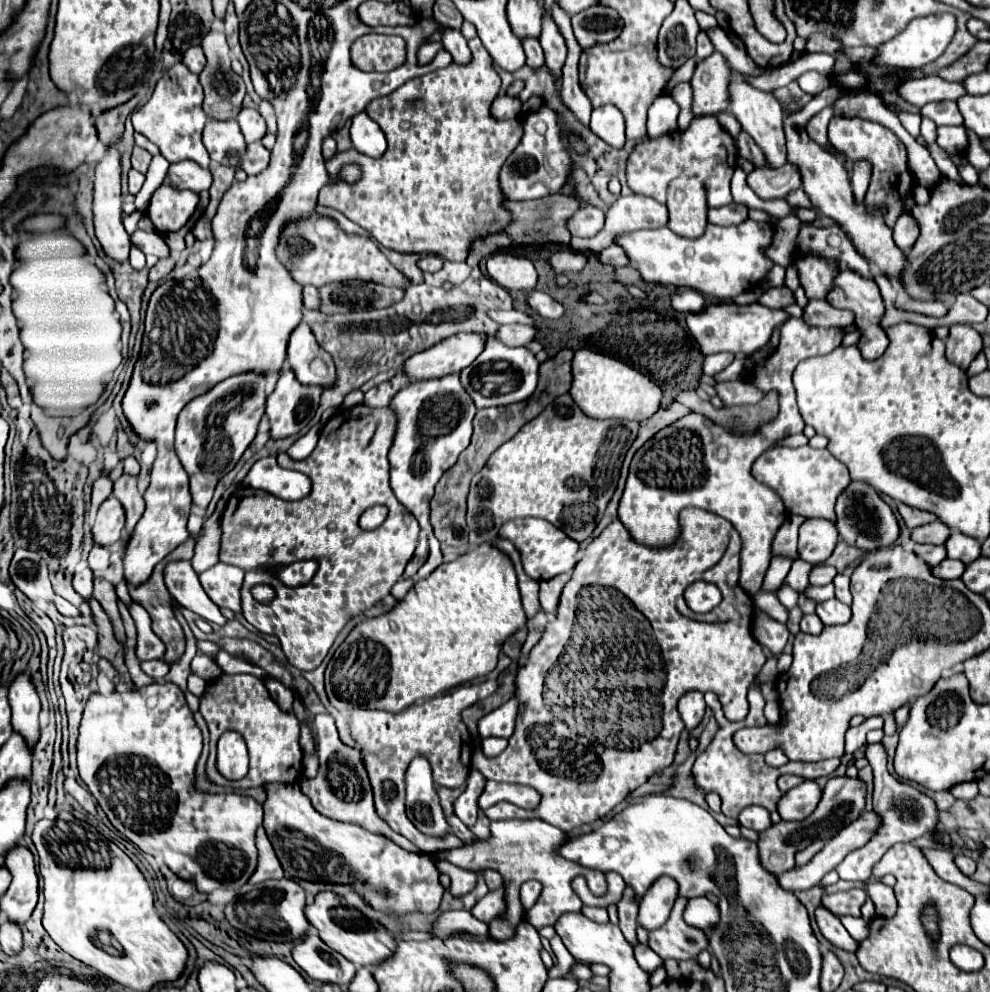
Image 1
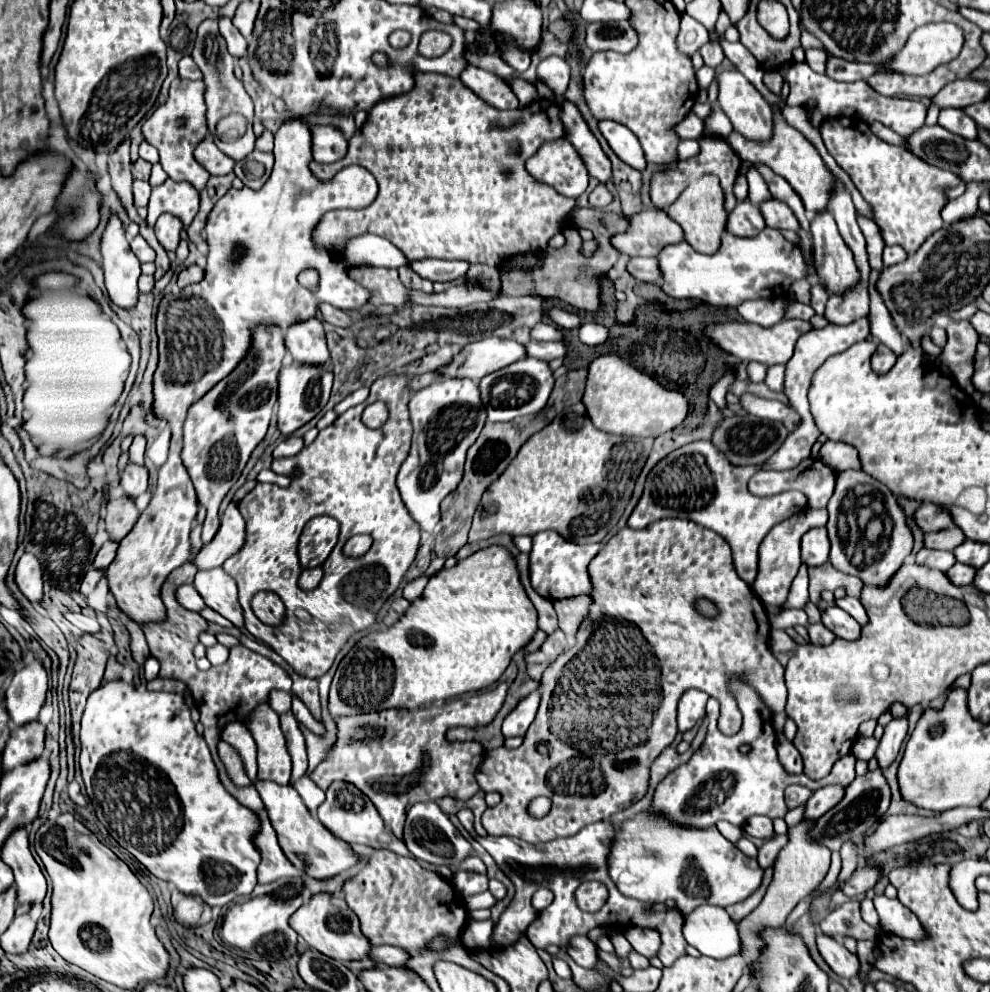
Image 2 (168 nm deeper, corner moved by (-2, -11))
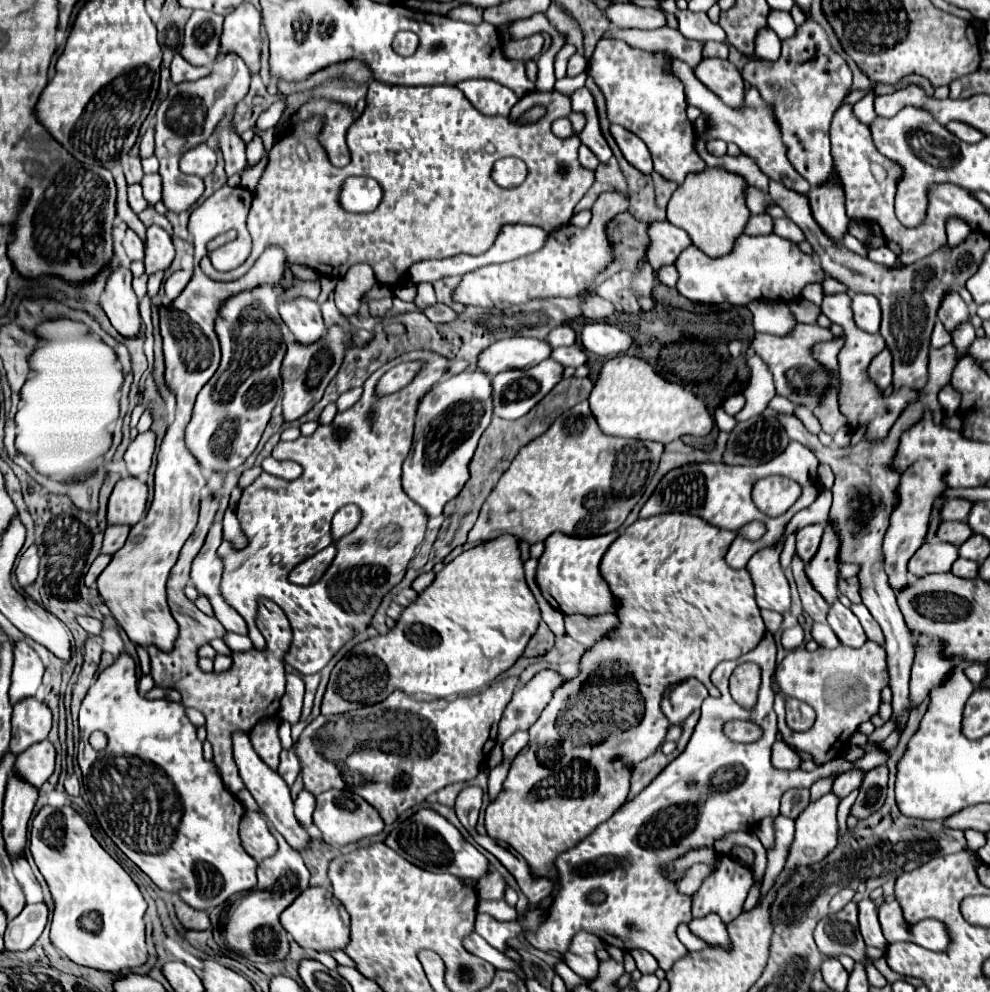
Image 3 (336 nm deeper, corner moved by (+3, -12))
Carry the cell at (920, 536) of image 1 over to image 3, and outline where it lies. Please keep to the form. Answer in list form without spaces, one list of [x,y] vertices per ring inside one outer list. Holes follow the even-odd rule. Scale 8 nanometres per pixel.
[[[944,521],[938,529],[938,537],[942,541],[954,543],[954,545],[962,545],[972,535],[974,535],[974,531],[964,521]]]

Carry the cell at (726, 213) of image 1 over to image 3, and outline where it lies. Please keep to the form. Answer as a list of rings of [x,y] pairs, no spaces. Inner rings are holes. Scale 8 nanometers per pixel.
[[[752,215],[746,231],[748,235],[770,235],[774,231],[774,219],[770,215]]]

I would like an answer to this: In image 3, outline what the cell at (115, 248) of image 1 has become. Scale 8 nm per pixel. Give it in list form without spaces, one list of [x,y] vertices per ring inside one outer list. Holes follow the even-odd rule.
[[[120,267],[116,271],[110,271],[106,291],[100,301],[112,327],[124,339],[134,339],[142,325],[142,319],[138,313],[138,299],[134,295],[130,283],[132,283],[130,269]]]

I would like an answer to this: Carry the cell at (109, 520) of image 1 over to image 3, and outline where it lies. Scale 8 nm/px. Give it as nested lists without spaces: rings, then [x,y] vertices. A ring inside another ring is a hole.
[[[136,477],[120,479],[108,501],[108,523],[136,525],[146,509],[148,485]]]

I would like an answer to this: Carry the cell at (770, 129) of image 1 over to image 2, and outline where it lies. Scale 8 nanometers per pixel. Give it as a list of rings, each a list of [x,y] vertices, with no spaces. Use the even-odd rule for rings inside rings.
[[[723,70],[719,74],[719,106],[733,124],[733,130],[755,142],[767,142],[773,136],[773,106],[759,94],[759,90],[737,70]]]

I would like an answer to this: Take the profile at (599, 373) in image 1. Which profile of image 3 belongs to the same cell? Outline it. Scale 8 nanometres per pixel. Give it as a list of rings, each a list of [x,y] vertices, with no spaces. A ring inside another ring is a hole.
[[[618,355],[606,361],[588,401],[600,429],[612,437],[660,441],[668,445],[682,435],[704,437],[714,427],[710,411],[692,391],[662,379],[644,359],[634,355]]]

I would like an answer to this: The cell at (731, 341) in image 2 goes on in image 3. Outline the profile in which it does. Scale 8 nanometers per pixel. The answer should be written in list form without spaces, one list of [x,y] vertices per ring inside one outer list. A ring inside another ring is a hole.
[[[798,323],[794,333],[786,335],[786,337],[756,333],[752,347],[764,359],[770,373],[774,375],[776,395],[790,399],[794,405],[804,405],[804,407],[812,409],[812,407],[816,407],[816,403],[820,403],[820,399],[824,399],[824,391],[828,391],[828,387],[840,389],[840,377],[832,375],[826,367],[820,367],[820,363],[816,363],[816,359],[812,355],[812,347],[816,343],[830,341],[830,339],[834,339],[834,333],[830,329],[824,329],[820,325]]]

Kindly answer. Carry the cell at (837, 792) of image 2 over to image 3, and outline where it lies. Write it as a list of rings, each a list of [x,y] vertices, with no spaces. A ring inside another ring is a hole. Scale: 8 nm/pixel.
[[[846,771],[842,773],[832,787],[832,793],[836,793],[840,799],[844,799],[846,795],[850,795],[856,787],[860,787],[860,783],[864,781],[866,771]]]

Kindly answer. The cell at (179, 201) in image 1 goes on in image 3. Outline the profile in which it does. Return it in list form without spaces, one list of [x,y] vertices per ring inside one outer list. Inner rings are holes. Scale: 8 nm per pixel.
[[[158,225],[148,227],[146,257],[144,257],[146,273],[152,275],[156,271],[166,271],[172,265],[172,259],[174,259],[174,245],[172,245],[170,235]]]

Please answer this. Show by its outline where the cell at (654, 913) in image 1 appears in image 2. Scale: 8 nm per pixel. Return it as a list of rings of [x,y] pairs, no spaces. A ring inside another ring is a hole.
[[[631,926],[631,928],[621,928],[621,932],[623,932],[625,938],[631,942],[631,946],[633,946],[639,954],[643,954],[645,958],[655,956],[657,950],[659,950],[659,946],[661,946],[661,936],[657,934],[657,930]]]

